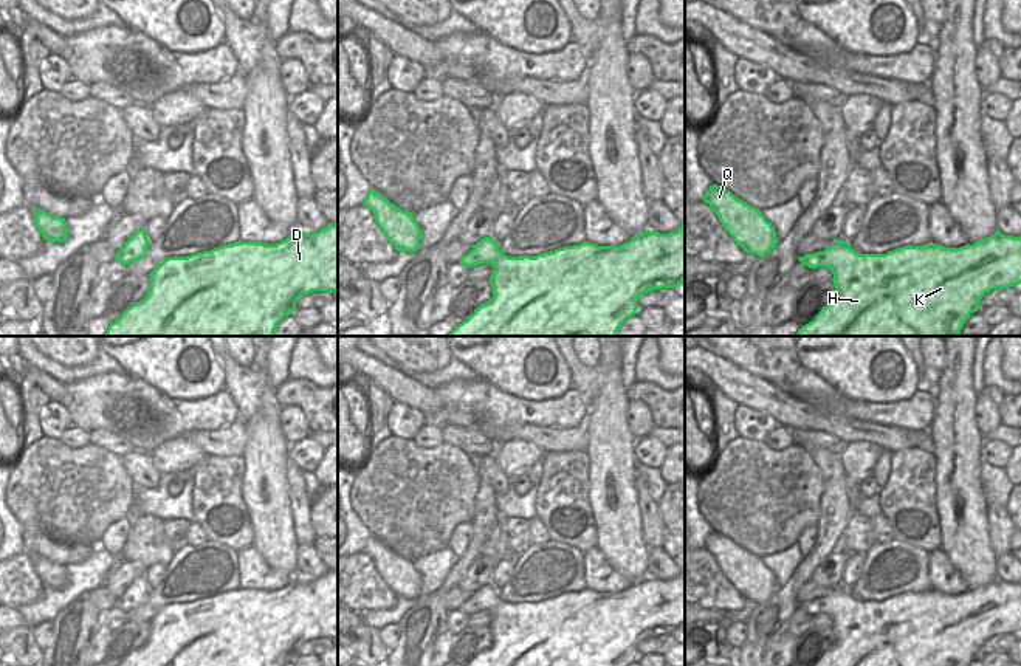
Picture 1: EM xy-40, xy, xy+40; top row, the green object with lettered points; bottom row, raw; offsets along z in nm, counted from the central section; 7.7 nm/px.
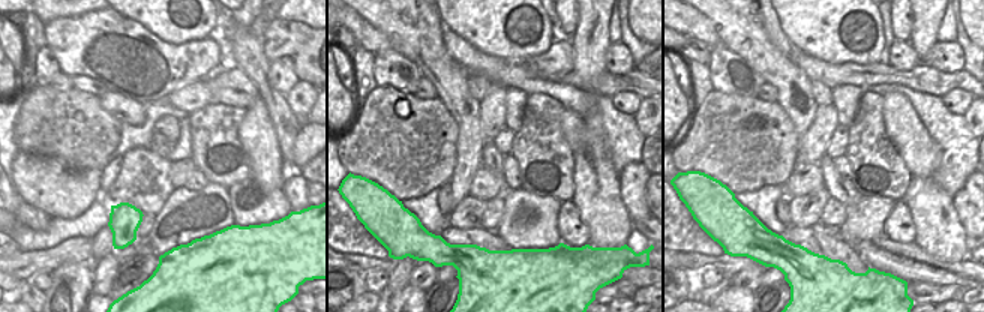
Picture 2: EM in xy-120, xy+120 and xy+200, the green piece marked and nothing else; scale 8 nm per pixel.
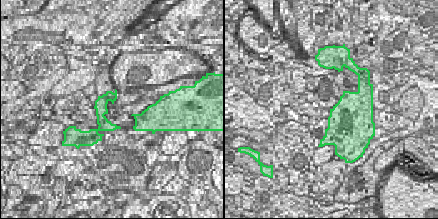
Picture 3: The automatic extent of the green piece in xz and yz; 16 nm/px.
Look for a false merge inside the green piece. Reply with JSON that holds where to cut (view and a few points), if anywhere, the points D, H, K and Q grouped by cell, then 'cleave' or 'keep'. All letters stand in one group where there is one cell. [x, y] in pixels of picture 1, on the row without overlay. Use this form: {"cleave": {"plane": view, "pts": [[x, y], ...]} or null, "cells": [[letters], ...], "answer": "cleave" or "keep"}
{"cleave": null, "cells": [["D", "H", "K", "Q"]], "answer": "keep"}

